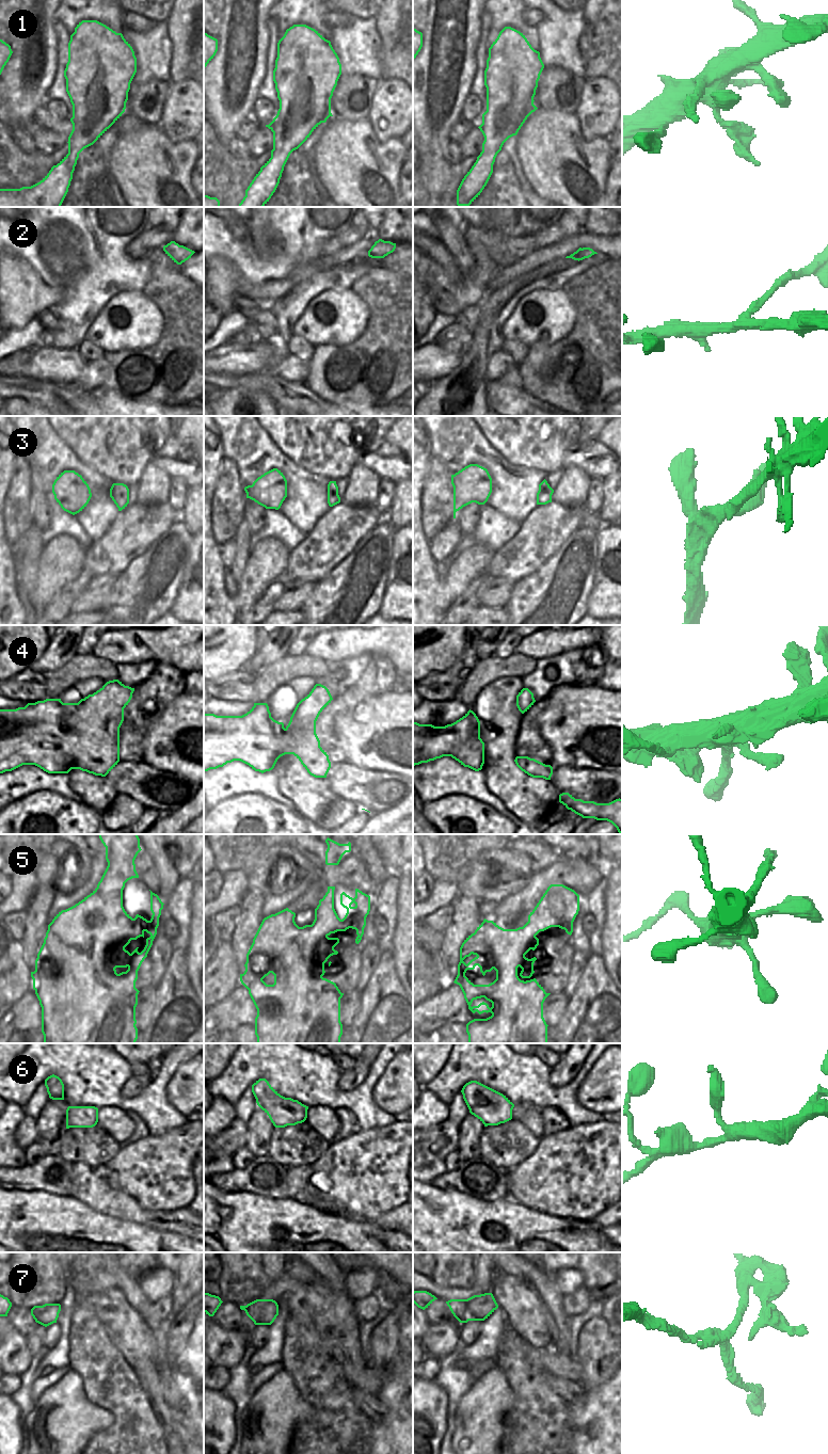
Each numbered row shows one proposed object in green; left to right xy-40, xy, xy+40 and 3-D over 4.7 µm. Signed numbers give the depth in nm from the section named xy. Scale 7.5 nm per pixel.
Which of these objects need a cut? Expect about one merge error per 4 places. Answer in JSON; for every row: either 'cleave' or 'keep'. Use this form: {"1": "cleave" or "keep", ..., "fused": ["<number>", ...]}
{"1": "keep", "2": "cleave", "3": "keep", "4": "keep", "5": "keep", "6": "keep", "7": "cleave", "fused": ["2", "7"]}

